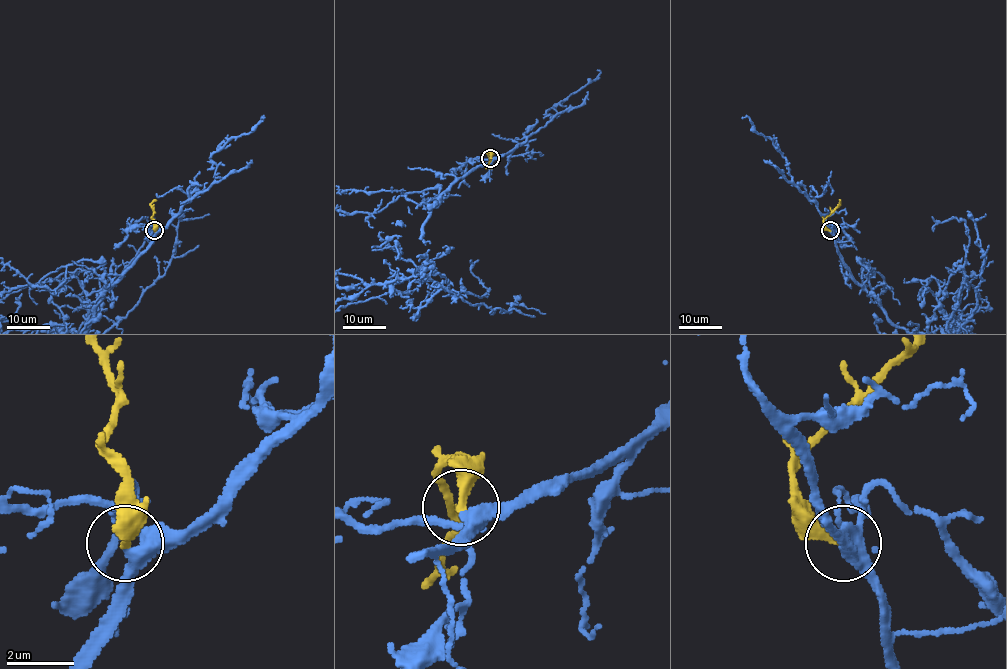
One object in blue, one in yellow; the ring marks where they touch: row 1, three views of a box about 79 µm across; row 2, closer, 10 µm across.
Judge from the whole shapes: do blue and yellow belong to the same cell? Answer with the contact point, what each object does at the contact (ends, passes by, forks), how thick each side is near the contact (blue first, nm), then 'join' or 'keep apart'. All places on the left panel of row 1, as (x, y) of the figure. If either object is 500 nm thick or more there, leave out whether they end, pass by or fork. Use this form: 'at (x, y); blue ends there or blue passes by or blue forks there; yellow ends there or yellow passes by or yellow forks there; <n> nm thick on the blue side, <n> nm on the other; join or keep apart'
at (154, 230); blue forks there; yellow ends there; 320 nm thick on the blue side, 280 nm on the other; join

